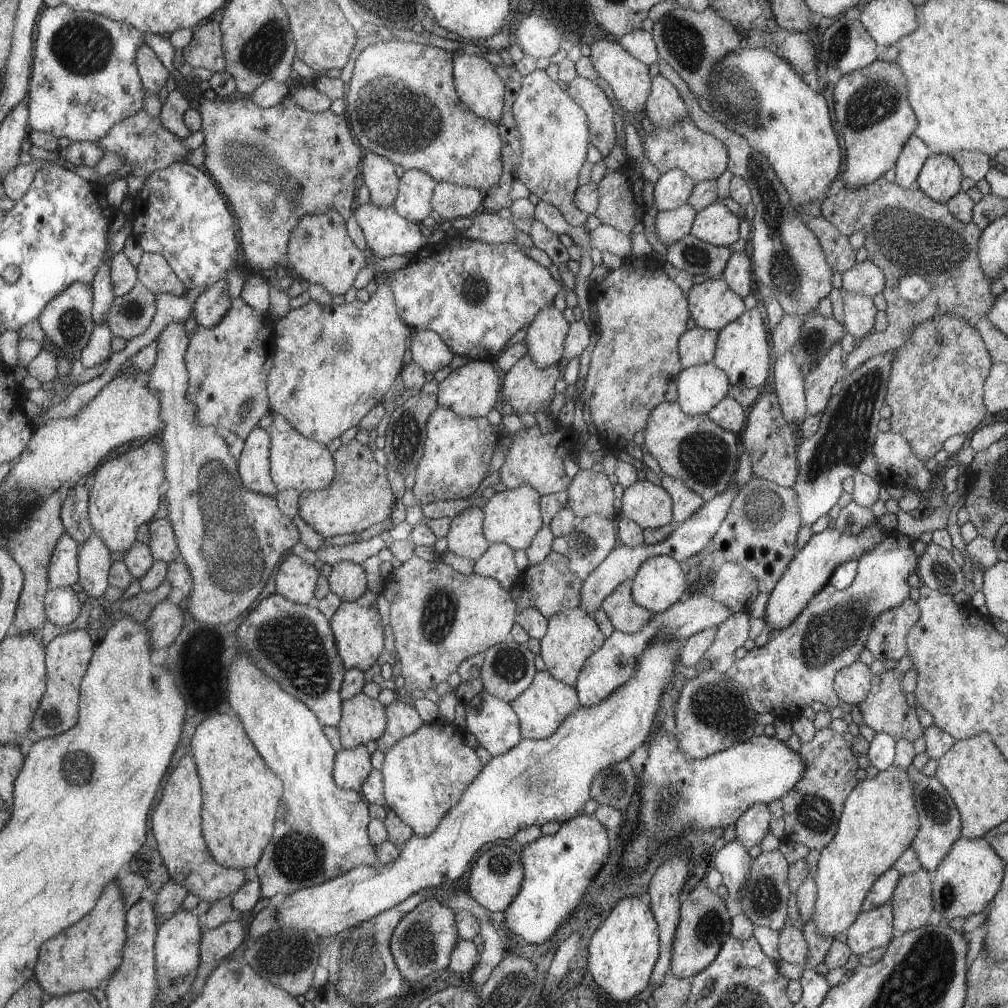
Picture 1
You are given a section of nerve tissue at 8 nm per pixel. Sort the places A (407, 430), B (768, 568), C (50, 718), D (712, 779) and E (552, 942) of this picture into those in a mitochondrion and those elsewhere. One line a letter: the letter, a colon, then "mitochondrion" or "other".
A: mitochondrion
B: other
C: mitochondrion
D: other
E: other

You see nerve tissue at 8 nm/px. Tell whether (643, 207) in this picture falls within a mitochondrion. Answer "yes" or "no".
no

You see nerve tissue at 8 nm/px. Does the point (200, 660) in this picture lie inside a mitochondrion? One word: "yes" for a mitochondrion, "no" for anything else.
no

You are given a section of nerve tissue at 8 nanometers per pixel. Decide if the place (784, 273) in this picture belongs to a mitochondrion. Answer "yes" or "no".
yes

